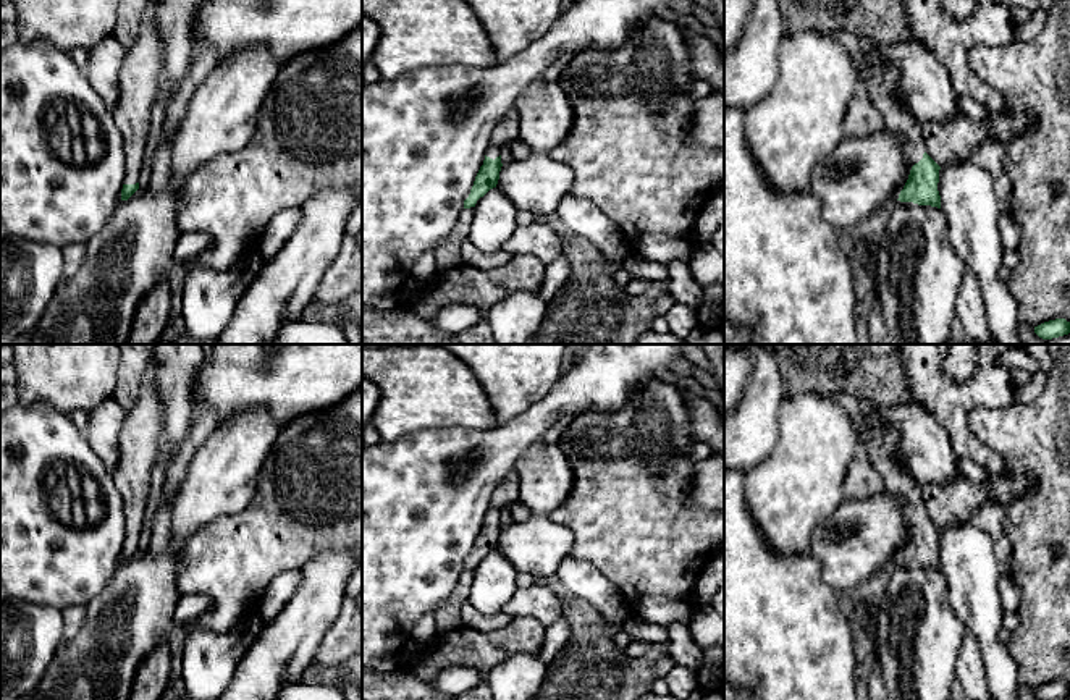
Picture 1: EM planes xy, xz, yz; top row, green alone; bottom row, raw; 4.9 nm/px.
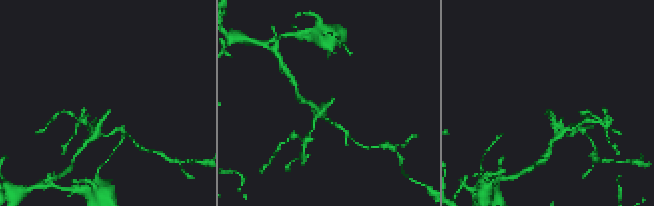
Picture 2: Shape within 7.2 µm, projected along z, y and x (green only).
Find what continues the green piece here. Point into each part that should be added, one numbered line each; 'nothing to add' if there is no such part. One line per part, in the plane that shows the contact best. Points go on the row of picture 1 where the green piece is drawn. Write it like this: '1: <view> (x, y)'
1: yz (883, 81)

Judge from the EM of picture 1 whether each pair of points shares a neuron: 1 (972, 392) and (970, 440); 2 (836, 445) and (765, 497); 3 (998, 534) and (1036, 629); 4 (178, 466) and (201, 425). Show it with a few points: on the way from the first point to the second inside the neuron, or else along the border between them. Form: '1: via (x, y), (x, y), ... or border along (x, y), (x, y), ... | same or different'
1: via (962, 403), (962, 429) | same
2: via (818, 456), (783, 492) | same
3: border along (1002, 526), (1011, 547), (1011, 574) | different
4: via (185, 456), (197, 435) | same

